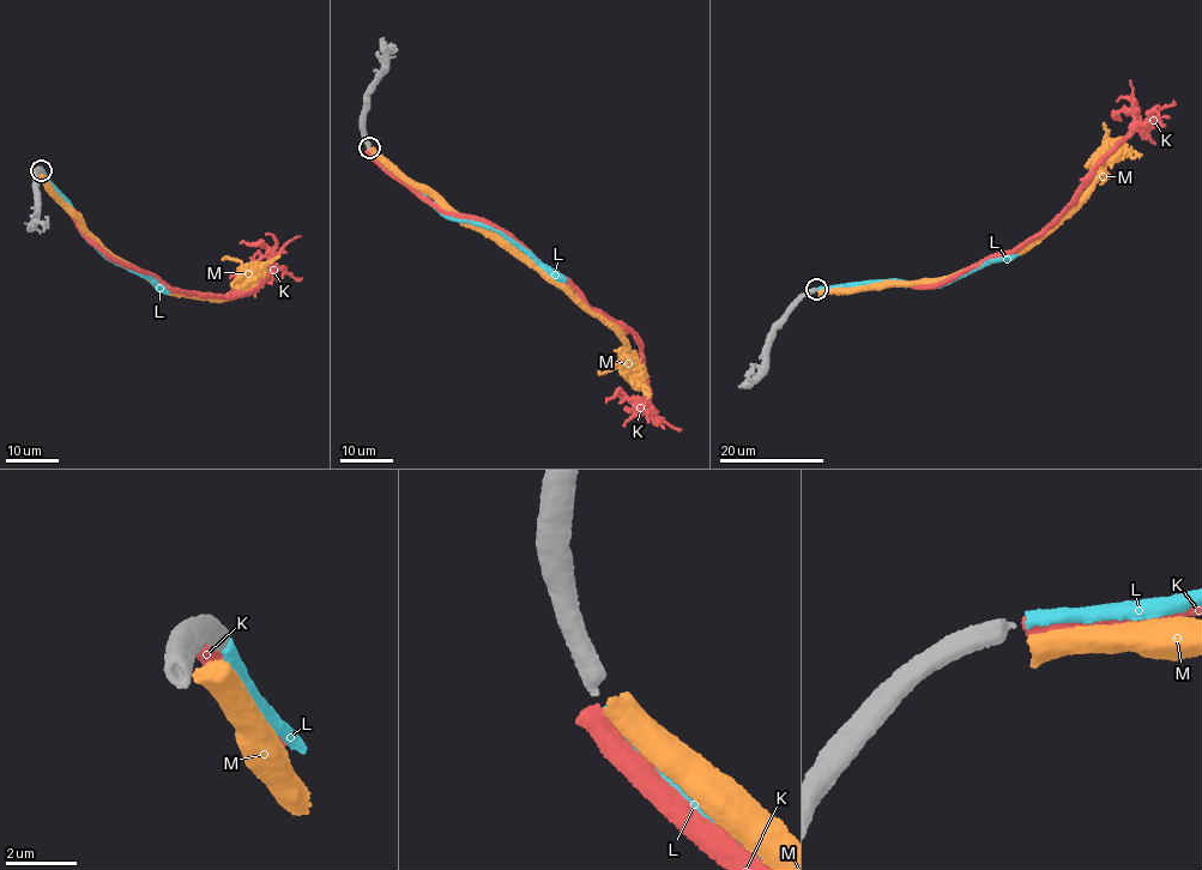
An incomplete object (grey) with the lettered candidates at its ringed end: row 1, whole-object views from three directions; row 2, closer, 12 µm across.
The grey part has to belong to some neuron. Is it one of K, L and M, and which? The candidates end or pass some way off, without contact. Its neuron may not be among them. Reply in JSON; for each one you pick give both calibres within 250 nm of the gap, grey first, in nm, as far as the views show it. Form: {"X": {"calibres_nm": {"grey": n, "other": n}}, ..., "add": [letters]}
{"L": {"calibres_nm": {"grey": 440, "other": 440}}, "add": ["L"]}

